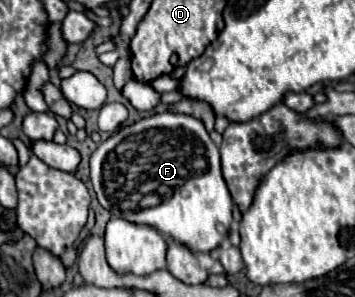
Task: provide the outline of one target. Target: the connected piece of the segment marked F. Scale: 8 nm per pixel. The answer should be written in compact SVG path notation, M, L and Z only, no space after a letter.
M166 110L142 118L132 126L120 128L106 142L102 142L90 156L90 180L98 196L98 202L112 216L152 226L164 236L170 236L180 244L188 246L190 250L210 252L228 234L234 202L220 172L220 152L208 136L202 120L190 114Z

